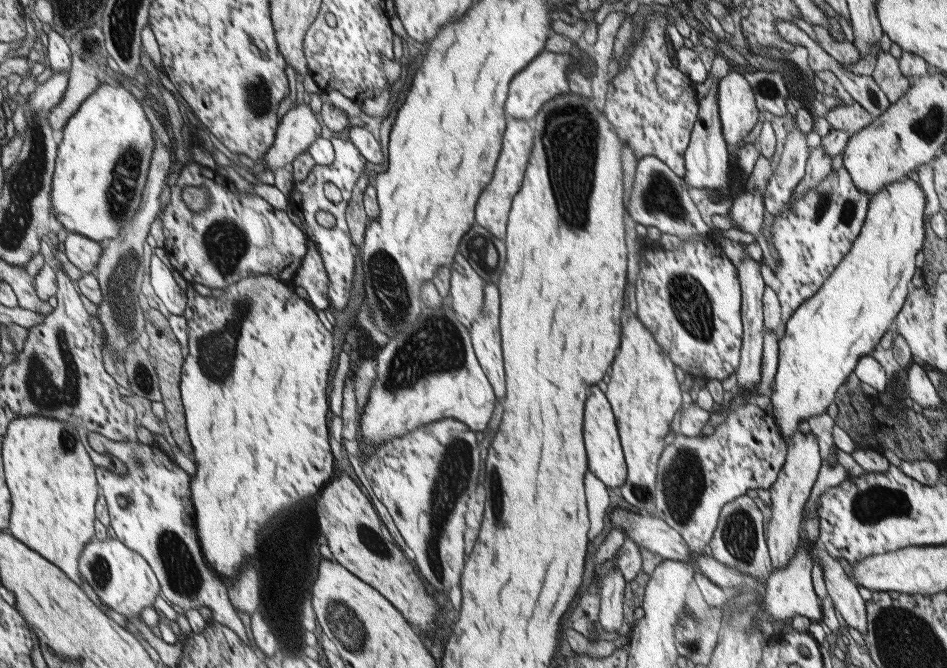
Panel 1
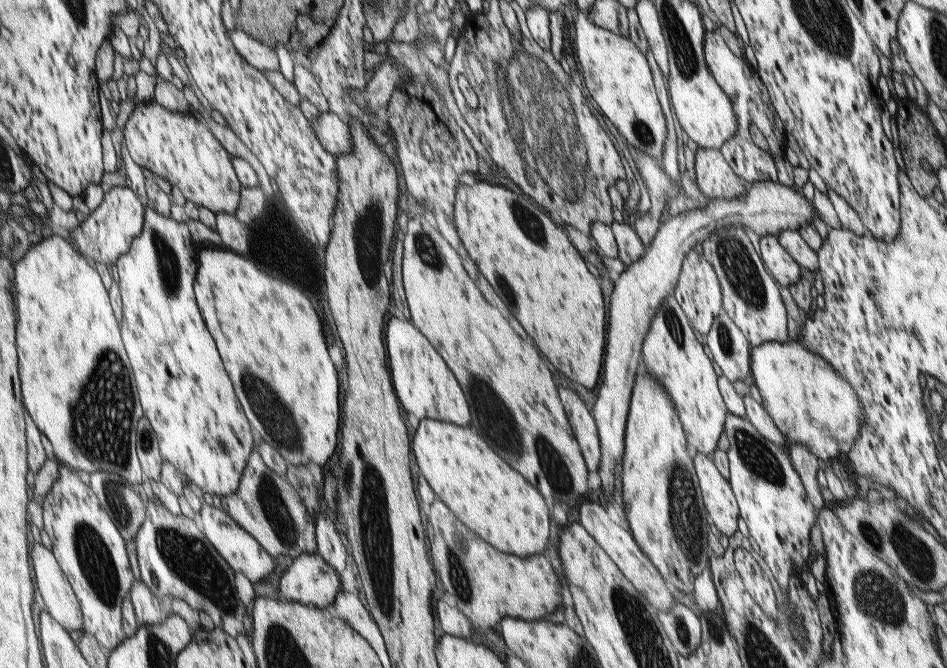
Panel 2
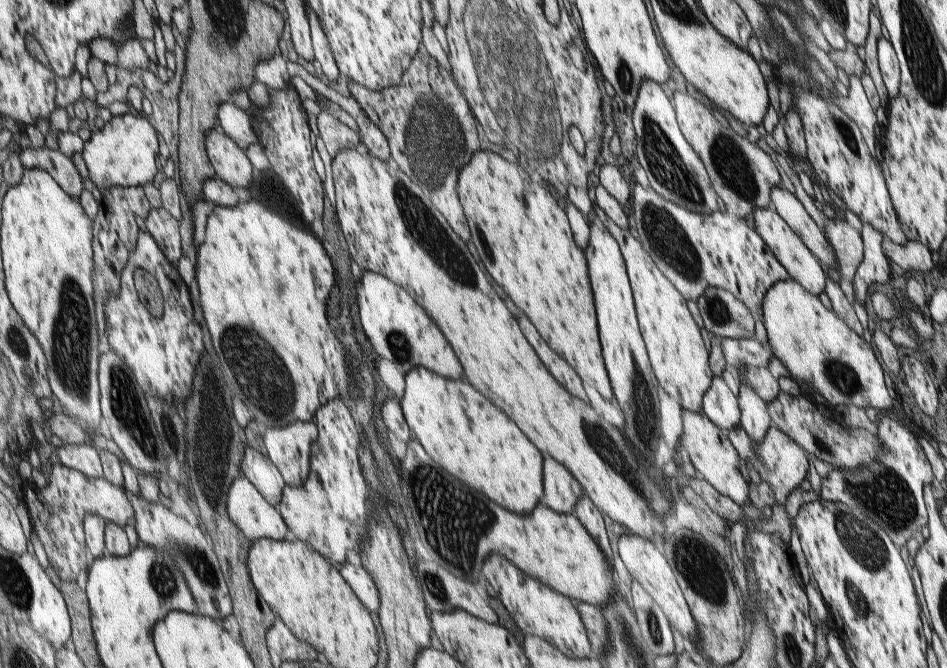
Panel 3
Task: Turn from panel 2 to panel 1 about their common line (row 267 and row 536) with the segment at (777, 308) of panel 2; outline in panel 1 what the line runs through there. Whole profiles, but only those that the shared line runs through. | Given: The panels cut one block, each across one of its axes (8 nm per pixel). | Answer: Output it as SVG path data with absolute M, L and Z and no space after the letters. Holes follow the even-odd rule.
M738 496L720 509L718 525L714 529L714 536L710 539L708 551L716 561L736 568L743 574L752 575L760 579L763 586L766 586L768 576L774 568L766 544L764 516L750 496Z

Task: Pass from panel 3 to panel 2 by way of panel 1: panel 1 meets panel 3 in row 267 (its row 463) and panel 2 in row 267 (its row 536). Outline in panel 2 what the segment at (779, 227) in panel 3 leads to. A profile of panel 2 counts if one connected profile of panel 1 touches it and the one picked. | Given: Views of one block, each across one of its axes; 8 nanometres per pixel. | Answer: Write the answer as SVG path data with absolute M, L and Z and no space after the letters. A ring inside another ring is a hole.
M768 235L760 239L760 256L768 272L778 284L791 287L803 276L799 264L781 247L777 236Z

